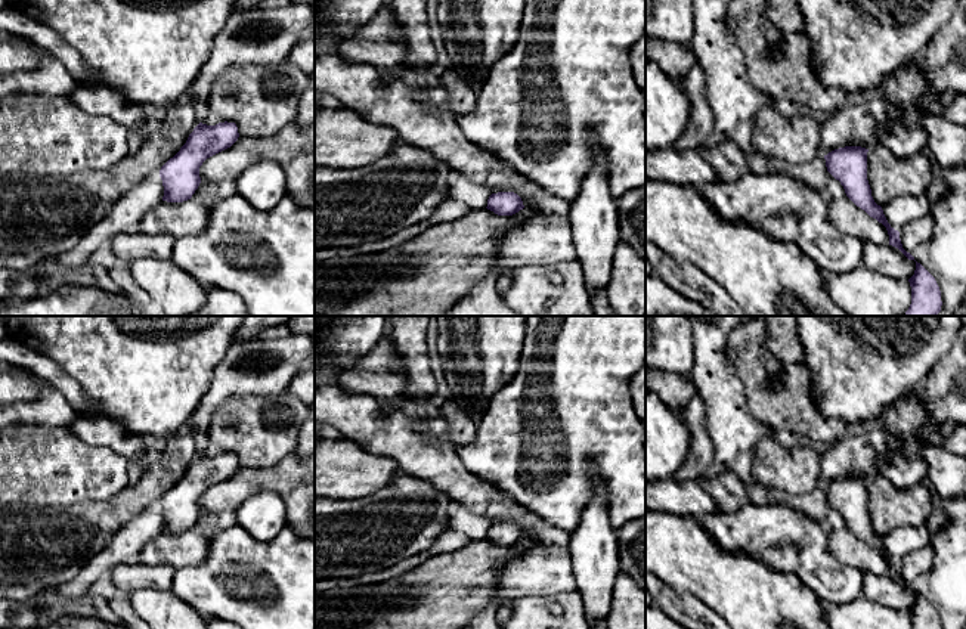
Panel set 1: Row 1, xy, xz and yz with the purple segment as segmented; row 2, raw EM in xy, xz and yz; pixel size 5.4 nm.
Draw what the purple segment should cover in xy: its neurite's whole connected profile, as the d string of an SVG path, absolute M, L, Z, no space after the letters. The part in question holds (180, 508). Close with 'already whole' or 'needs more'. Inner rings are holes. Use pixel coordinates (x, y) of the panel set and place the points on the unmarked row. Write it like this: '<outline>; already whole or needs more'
M199 453L180 481L160 501L164 517L162 532L183 533L192 529L201 514L202 493L230 478L239 468L235 453L207 456Z; already whole

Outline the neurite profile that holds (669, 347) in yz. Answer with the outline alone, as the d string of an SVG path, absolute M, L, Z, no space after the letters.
M645 316L645 368L691 377L694 351L687 316Z

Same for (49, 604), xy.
M56 589L43 591L34 598L35 616L43 622L52 622L62 614L95 617L108 623L117 620L115 613L102 597L65 598Z

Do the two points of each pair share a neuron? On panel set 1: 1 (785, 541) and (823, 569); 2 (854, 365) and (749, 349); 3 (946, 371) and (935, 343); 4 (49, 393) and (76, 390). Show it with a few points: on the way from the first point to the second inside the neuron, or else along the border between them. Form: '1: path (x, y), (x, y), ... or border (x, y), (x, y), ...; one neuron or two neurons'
1: path (793, 544), (814, 564); one neuron
2: border (802, 361), (810, 372), (811, 394); two neurons
3: border (950, 347), (920, 386); two neurons
4: border (43, 378), (77, 412); two neurons

